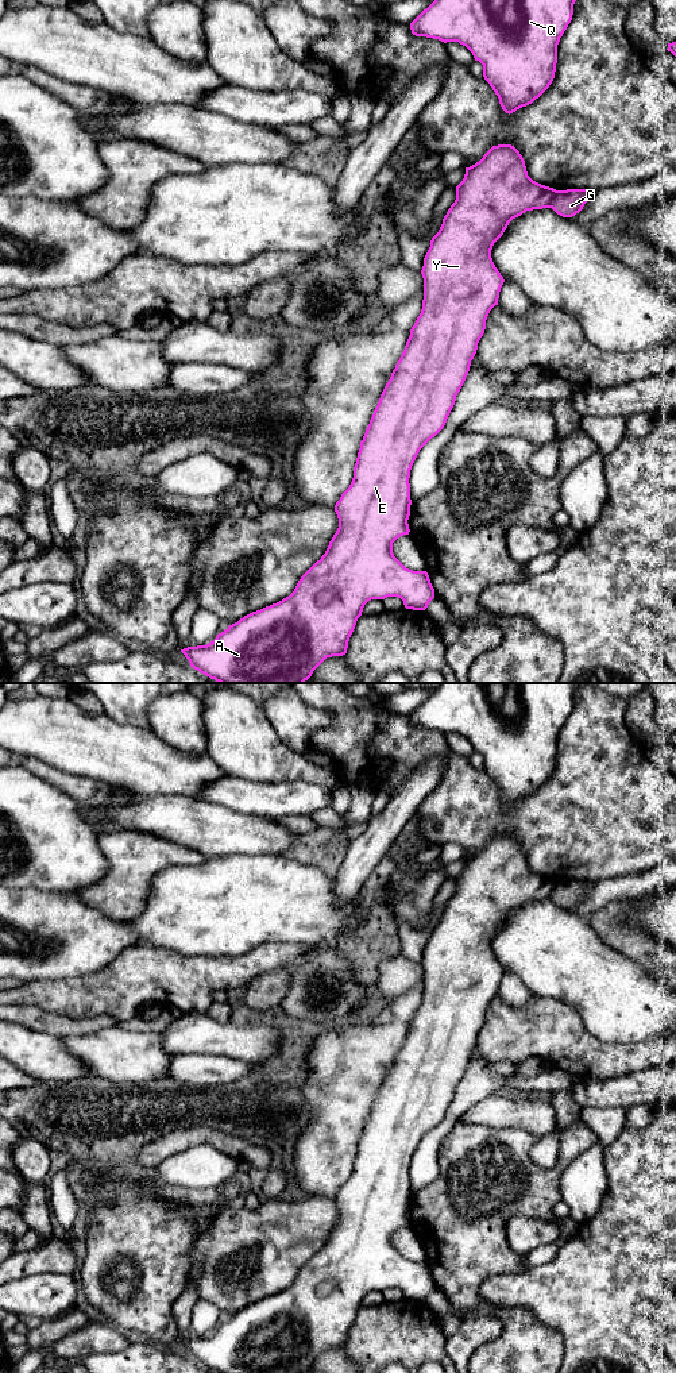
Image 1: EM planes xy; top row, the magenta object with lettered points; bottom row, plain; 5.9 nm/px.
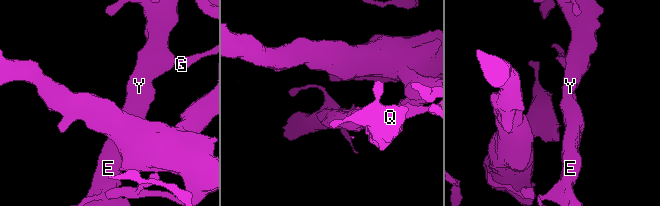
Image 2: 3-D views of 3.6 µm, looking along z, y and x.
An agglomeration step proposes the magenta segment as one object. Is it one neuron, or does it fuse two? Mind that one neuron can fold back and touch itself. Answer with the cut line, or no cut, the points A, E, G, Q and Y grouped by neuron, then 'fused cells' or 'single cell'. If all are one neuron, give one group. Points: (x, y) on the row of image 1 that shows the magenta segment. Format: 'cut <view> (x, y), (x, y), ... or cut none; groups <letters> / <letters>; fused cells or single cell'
cut xy (557, 191), (549, 207); groups A E Q Y / G; fused cells

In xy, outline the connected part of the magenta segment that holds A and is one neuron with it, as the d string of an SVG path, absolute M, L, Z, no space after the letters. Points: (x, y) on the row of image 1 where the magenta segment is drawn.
M511 144L492 146L479 162L466 167L464 178L456 186L456 200L424 258L422 309L360 441L352 482L335 505L339 528L325 554L301 576L289 597L244 616L206 645L181 649L190 667L219 683L304 683L327 657L347 653L349 637L368 601L398 597L406 609L428 608L434 598L428 572L406 568L393 554L393 543L410 532L410 470L420 450L444 428L484 333L487 316L498 305L505 279L491 258L494 243L513 219L526 211L551 208L556 192L528 176L522 155Z

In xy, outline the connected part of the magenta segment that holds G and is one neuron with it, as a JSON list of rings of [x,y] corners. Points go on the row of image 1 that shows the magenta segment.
[[[587,189],[557,190],[551,203],[551,208],[563,217],[572,217],[583,209],[591,192]]]

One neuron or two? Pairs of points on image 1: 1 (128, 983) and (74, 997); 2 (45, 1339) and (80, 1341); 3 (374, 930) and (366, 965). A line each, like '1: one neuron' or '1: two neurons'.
1: one neuron
2: two neurons
3: one neuron

